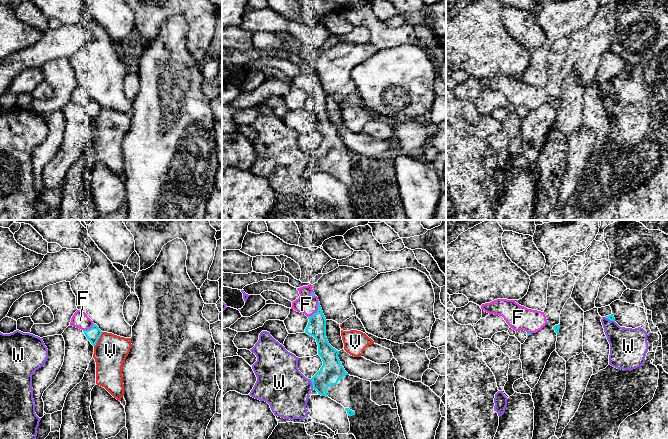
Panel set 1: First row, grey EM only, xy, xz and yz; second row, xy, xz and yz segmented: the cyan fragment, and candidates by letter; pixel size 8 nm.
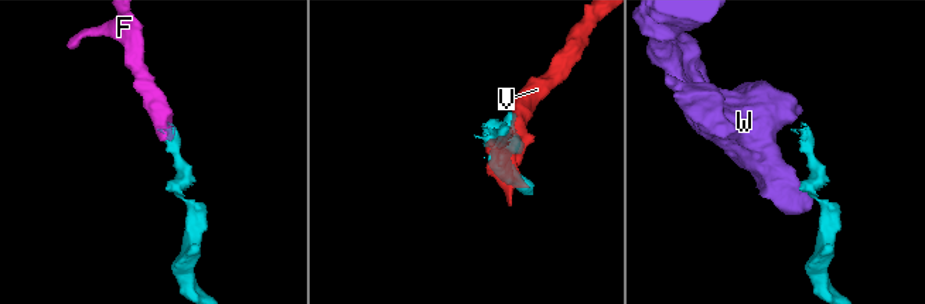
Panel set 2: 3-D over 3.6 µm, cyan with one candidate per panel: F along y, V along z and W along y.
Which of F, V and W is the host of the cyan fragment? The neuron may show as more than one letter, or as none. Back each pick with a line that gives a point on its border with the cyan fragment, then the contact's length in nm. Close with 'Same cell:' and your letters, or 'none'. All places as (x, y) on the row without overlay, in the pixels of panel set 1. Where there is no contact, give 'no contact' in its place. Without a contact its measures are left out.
F: contact xz (317, 86); length 170 nm
Same cell: F

